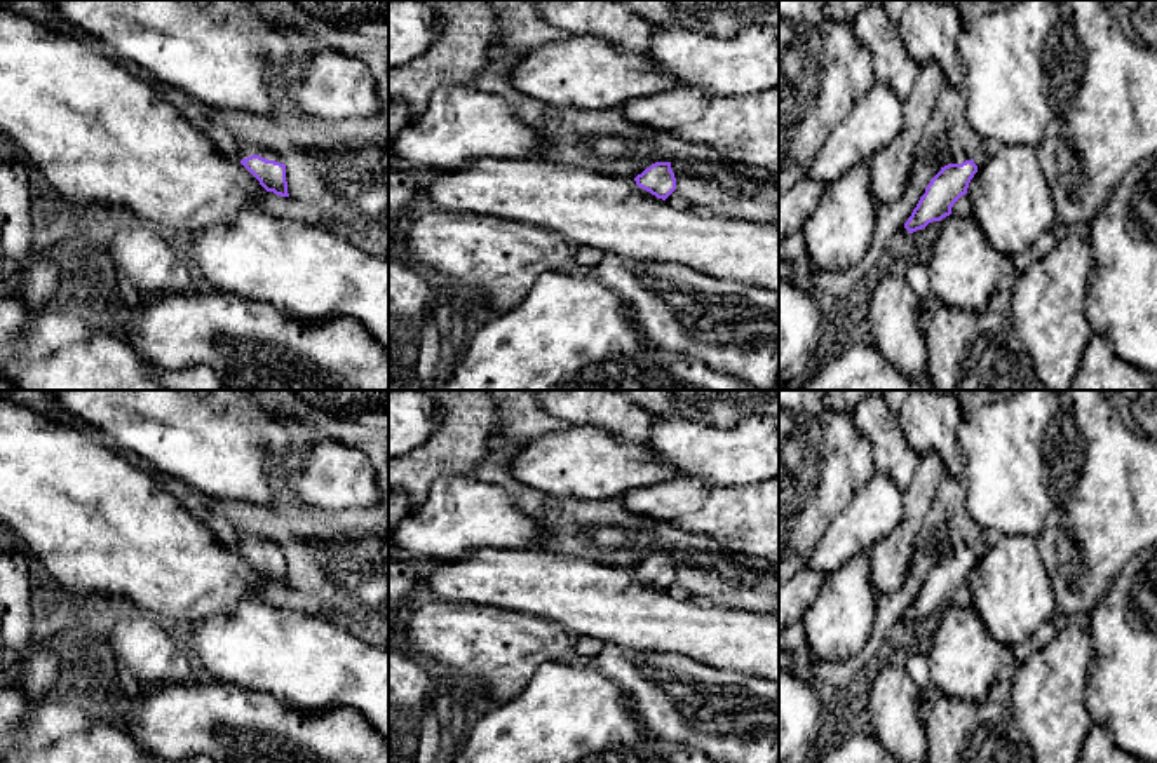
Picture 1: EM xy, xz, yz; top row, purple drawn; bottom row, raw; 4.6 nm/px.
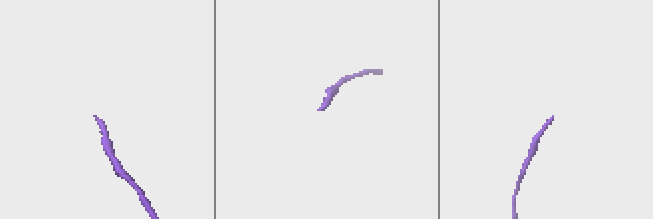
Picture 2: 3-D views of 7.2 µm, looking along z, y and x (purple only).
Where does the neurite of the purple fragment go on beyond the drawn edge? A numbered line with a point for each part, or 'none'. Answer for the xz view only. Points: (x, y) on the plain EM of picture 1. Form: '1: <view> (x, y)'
none

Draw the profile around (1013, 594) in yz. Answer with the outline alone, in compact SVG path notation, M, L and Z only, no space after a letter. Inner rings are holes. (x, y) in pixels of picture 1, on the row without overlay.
M995 535L978 564L978 582L969 587L972 608L998 645L1014 648L1045 622L1061 620L1051 577L1037 544L1026 535Z

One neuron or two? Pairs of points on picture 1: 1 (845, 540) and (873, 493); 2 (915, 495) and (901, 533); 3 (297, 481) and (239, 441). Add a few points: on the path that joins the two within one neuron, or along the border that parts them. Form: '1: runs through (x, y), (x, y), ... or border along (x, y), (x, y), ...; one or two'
1: runs through (856, 528), (873, 511), (873, 506); one
2: runs through (915, 504), (910, 525); one
3: border along (298, 443), (297, 467), (279, 476), (279, 486); two

